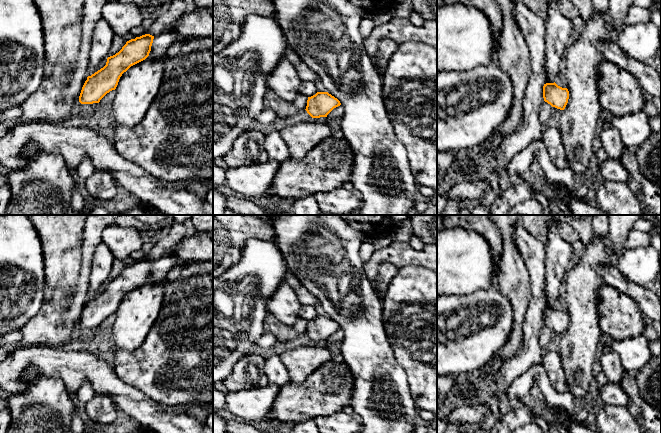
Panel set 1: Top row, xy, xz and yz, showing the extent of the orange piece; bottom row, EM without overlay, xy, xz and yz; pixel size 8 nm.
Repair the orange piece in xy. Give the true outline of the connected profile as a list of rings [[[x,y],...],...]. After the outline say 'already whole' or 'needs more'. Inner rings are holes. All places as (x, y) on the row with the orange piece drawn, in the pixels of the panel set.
[[[150,34],[131,39],[118,53],[108,57],[103,68],[87,77],[79,102],[81,104],[99,103],[107,93],[115,90],[122,74],[149,56],[153,39],[154,36]]]; already whole

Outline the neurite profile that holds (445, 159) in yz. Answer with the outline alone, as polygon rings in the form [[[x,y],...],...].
[[[437,151],[437,191],[446,187],[446,176],[458,154],[451,151]]]

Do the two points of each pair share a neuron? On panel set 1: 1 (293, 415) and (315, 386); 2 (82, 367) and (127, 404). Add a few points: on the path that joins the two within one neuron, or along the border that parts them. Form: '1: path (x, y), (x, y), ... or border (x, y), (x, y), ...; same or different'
1: path (297, 408), (312, 393); same
2: path (96, 368), (106, 371), (121, 390); same

